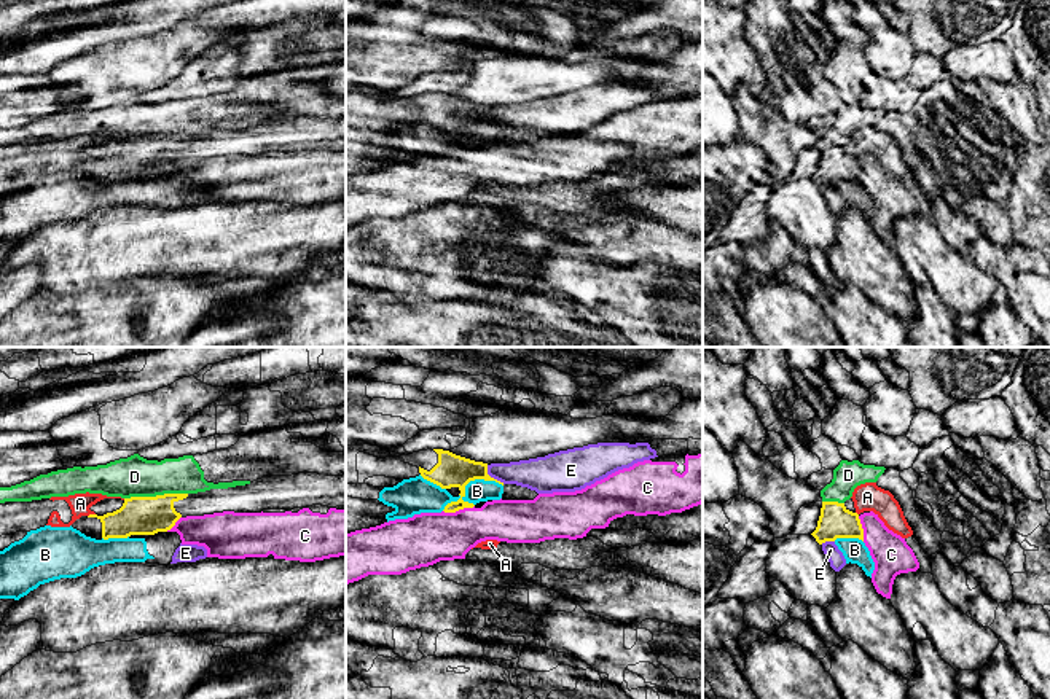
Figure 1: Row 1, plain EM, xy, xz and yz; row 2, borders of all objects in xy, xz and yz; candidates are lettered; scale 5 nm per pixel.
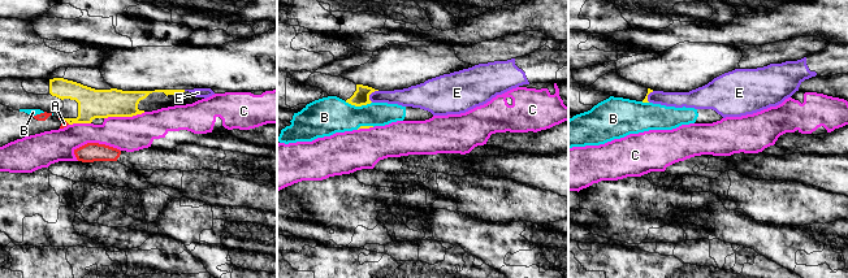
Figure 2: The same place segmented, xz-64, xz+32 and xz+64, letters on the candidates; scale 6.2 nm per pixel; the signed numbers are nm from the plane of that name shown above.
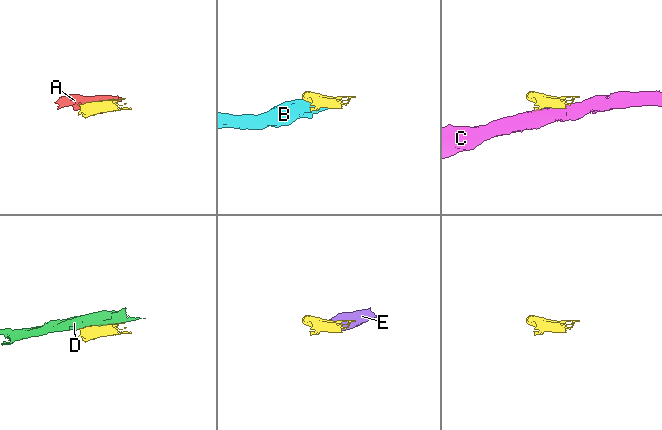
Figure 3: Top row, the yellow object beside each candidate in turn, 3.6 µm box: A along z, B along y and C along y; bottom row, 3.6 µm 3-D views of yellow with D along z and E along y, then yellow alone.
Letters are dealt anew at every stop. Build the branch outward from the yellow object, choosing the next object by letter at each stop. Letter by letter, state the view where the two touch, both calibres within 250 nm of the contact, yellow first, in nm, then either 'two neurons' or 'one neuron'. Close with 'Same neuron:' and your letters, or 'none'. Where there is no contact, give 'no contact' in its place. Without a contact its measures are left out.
A: xy | 190/110 nm | two neurons
B: xz | 160/120 nm | two neurons
C: xz | 160/260 nm | two neurons
D: xy | 190/200 nm | two neurons
E: xz | 160/180 nm | two neurons
Same neuron: none

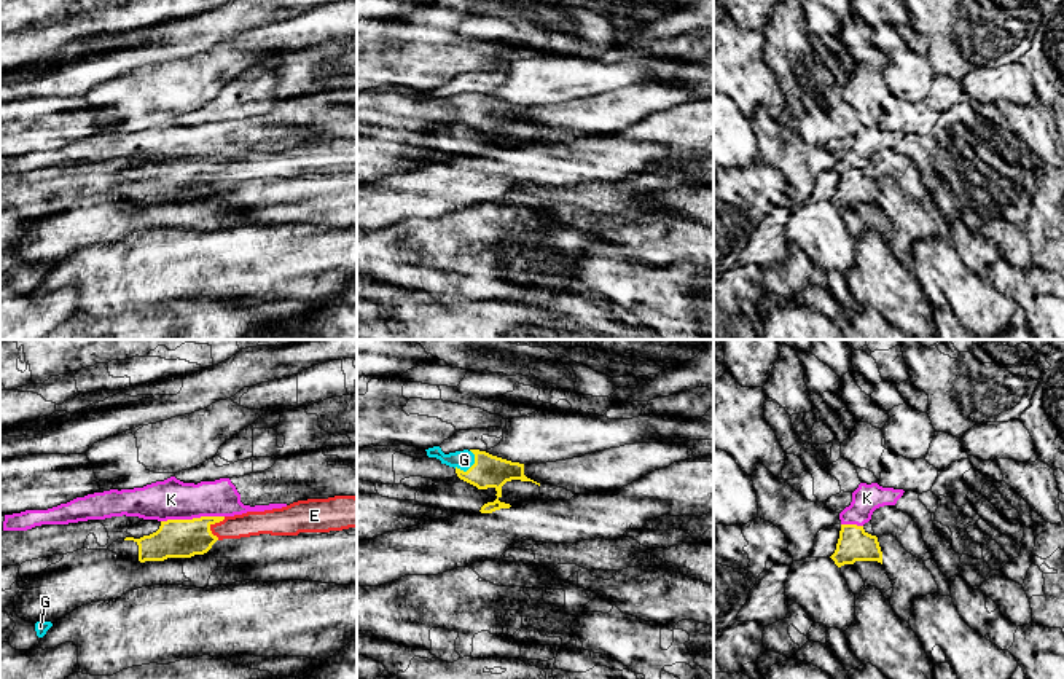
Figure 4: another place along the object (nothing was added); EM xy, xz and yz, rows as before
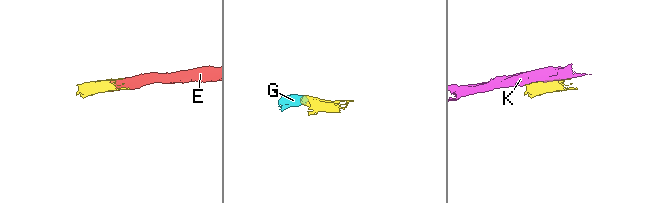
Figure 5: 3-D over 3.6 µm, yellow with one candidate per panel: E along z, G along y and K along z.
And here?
E: xy | 190/130 nm | one neuron
G: xz | 160/100 nm | one neuron
K: xy | 190/200 nm | two neurons
Same neuron: E, G

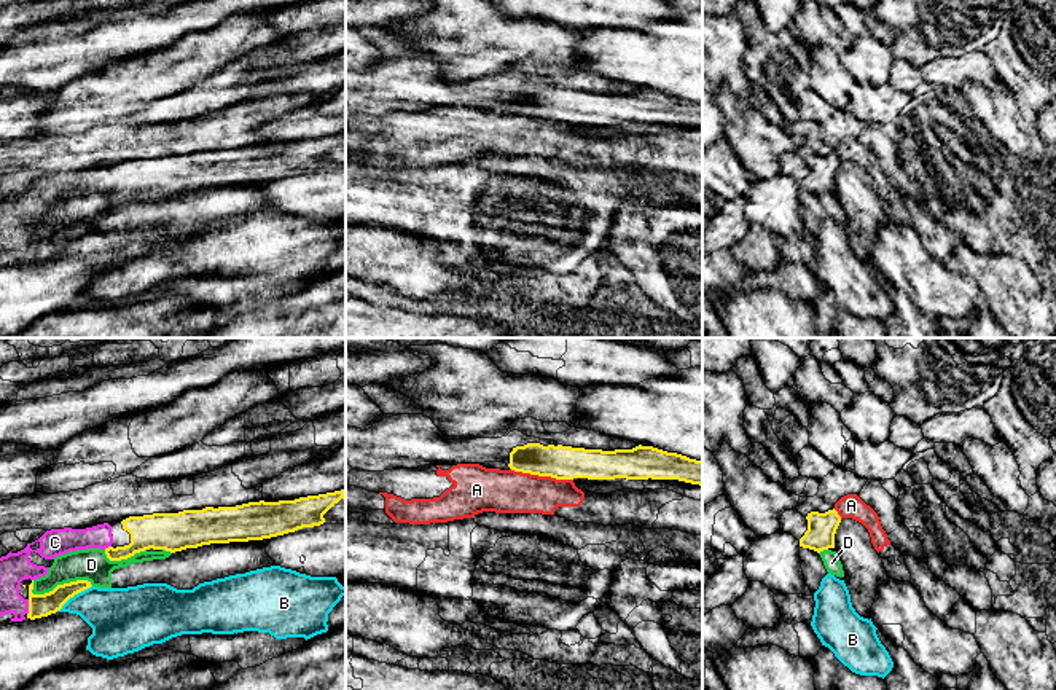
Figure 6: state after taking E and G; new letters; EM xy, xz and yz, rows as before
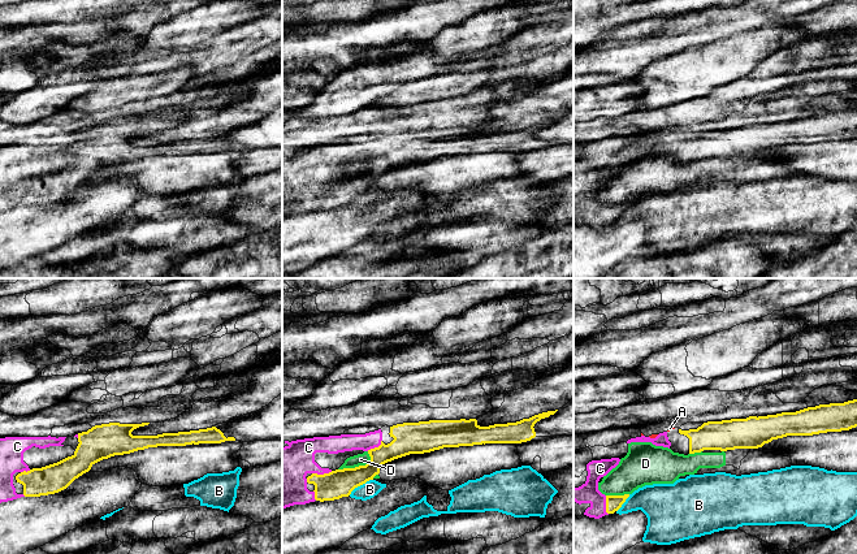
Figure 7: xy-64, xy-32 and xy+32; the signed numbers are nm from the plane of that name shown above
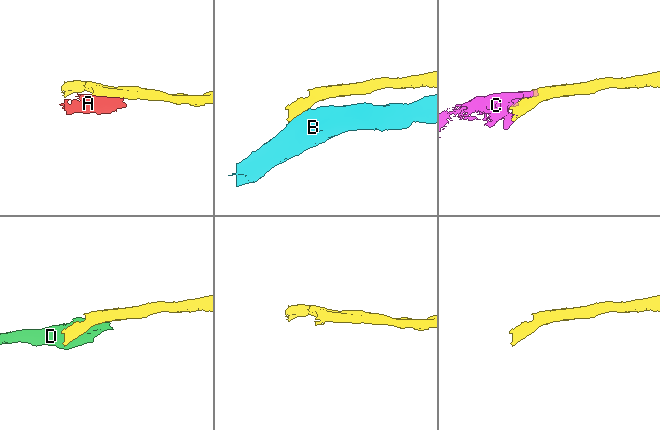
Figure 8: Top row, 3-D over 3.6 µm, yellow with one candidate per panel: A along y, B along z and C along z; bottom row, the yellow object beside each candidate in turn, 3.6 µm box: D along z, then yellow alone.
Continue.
A: xz | 180/220 nm | two neurons
B: xy | 110/280 nm | two neurons
C: xy | 110/150 nm | one neuron
D: xy | 110/170 nm | two neurons
Same neuron: C

